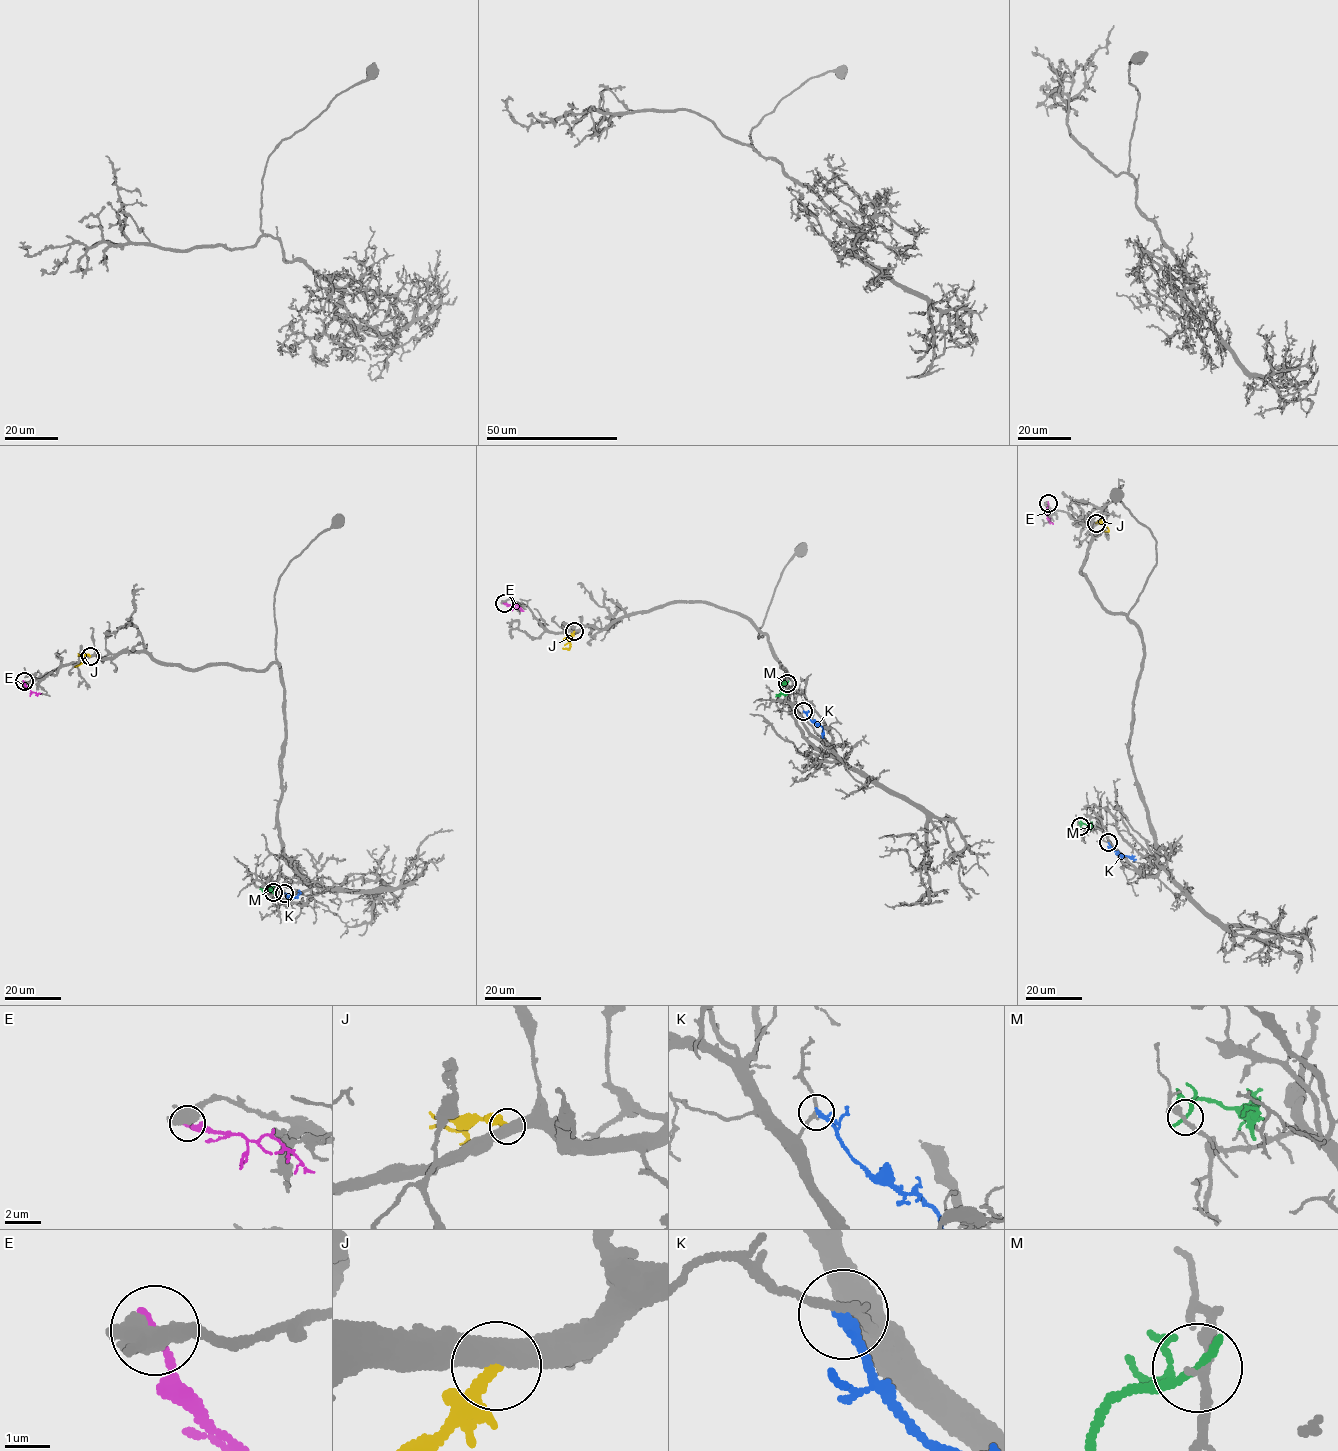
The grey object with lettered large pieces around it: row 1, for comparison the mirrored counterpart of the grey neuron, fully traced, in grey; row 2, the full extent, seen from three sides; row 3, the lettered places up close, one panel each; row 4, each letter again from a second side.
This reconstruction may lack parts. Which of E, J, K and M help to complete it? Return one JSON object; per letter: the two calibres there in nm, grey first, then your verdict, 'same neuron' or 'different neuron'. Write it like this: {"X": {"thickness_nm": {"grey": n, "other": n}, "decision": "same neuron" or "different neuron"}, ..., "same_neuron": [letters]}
{"E": {"thickness_nm": {"grey": 500, "other": 190}, "decision": "different neuron"}, "J": {"thickness_nm": {"grey": 500, "other": 280}, "decision": "same neuron"}, "K": {"thickness_nm": {"grey": 190, "other": 200}, "decision": "different neuron"}, "M": {"thickness_nm": {"grey": 240, "other": 130}, "decision": "different neuron"}, "same_neuron": ["J"]}

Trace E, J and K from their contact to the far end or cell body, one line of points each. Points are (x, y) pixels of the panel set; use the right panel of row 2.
E: (1048, 503), (1047, 519), (1053, 524)
J: (1096, 522), (1101, 522), (1108, 528), (1108, 531), (1104, 531)
K: (1108, 842), (1120, 856), (1136, 859)

